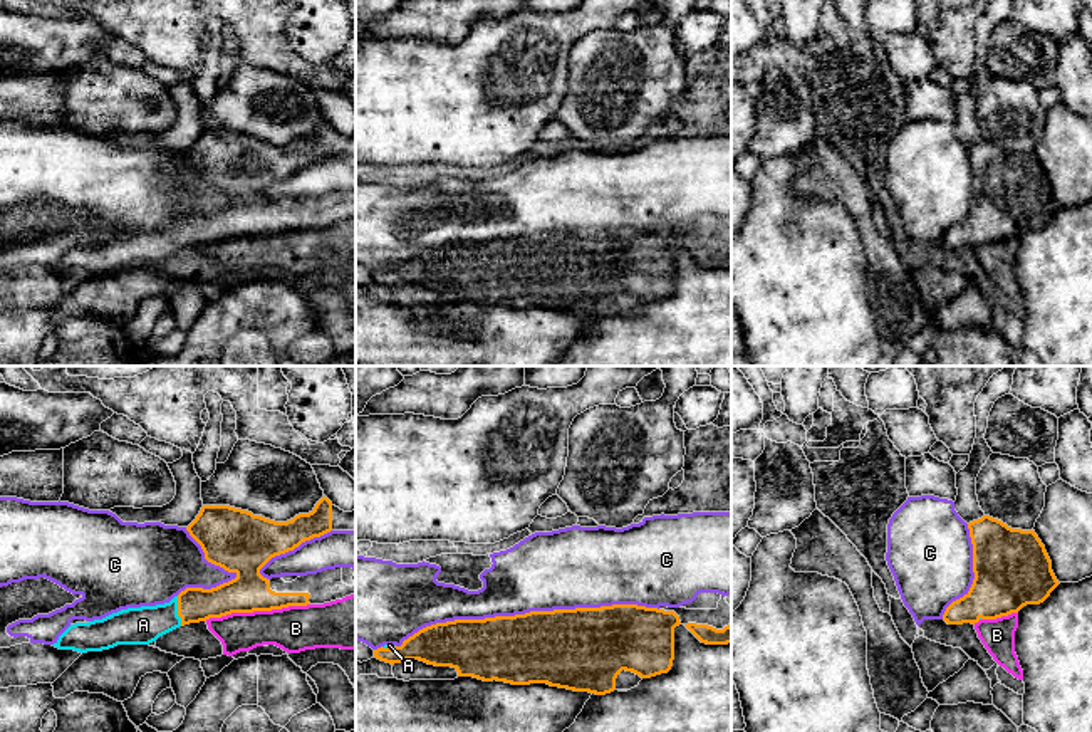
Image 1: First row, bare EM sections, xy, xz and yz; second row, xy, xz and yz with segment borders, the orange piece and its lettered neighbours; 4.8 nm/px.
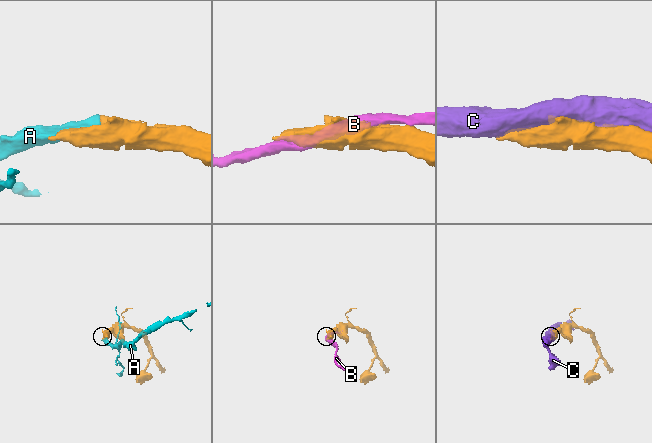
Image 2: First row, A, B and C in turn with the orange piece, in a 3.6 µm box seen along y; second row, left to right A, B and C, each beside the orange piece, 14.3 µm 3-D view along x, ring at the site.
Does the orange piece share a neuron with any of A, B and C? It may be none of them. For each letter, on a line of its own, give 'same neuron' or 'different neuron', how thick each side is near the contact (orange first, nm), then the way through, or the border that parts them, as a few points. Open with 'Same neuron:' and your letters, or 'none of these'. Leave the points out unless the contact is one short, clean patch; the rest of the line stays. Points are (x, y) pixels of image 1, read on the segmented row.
Same neuron: A
A: same neuron; 170 nm thick on the orange side, 180 nm on the other
B: different neuron; 190 nm thick on the orange side, 220 nm on the other
C: different neuron; 380 nm thick on the orange side, 380 nm on the other

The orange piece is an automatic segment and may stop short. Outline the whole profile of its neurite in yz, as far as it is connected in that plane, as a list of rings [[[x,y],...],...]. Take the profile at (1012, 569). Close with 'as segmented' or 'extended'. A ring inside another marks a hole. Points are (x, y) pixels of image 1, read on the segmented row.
[[[990,515],[970,522],[968,529],[973,544],[975,579],[970,591],[946,608],[943,620],[948,625],[975,625],[980,620],[996,620],[1018,613],[1027,604],[1043,603],[1060,584],[1035,531],[1011,529]]]; as segmented

